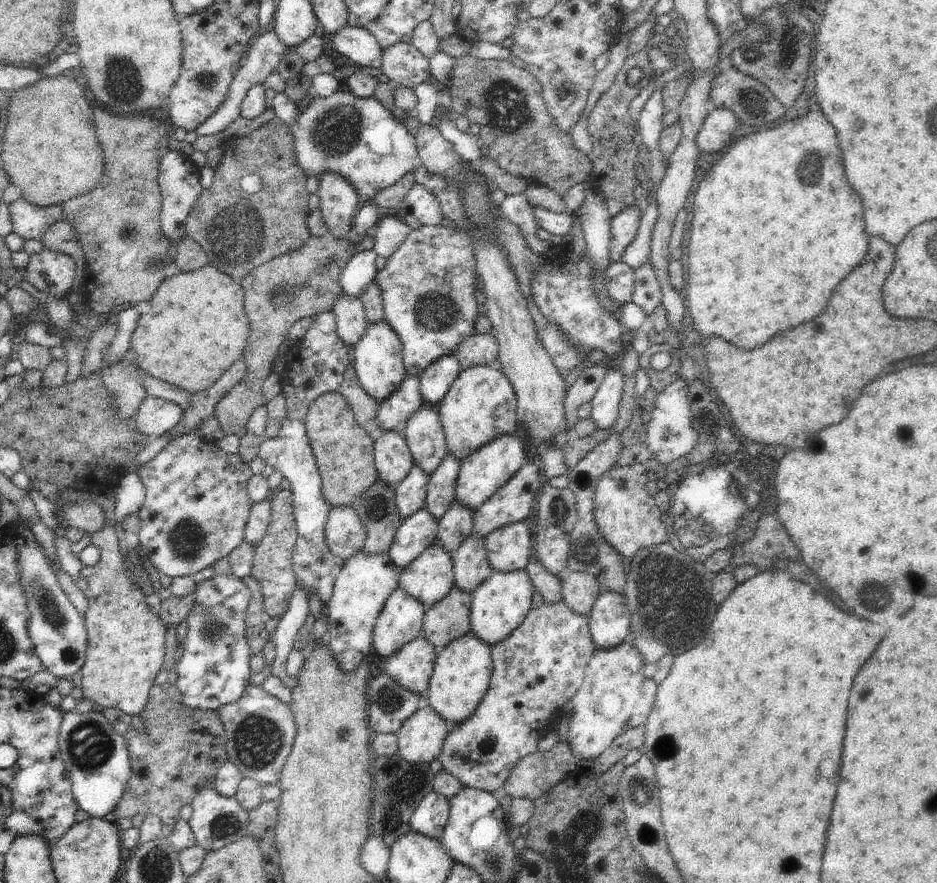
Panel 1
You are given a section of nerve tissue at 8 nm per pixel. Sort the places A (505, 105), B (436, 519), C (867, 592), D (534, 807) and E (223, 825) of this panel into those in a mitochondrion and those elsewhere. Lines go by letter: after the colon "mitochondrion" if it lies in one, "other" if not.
A: mitochondrion
B: other
C: mitochondrion
D: other
E: mitochondrion

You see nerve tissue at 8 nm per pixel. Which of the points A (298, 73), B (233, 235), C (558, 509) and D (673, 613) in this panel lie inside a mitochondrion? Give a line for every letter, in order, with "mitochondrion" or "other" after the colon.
A: other
B: mitochondrion
C: mitochondrion
D: mitochondrion

